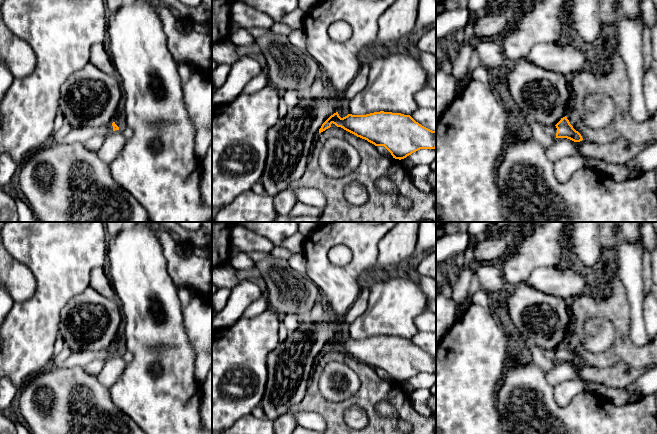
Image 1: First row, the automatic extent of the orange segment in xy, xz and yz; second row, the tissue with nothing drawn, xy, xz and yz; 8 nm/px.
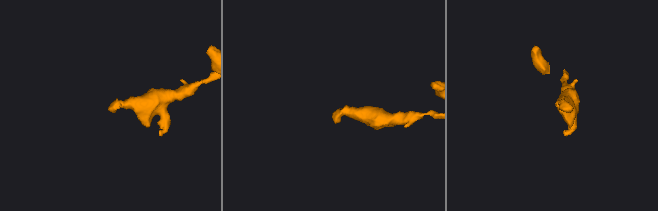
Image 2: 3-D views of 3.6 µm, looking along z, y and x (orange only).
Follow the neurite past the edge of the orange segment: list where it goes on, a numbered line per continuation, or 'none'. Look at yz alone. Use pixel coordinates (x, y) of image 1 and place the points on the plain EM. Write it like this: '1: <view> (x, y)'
1: yz (551, 355)

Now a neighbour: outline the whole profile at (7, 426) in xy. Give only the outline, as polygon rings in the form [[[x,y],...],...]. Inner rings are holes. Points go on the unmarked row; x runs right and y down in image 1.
[[[0,408],[0,434],[17,434],[15,423],[7,418]]]

